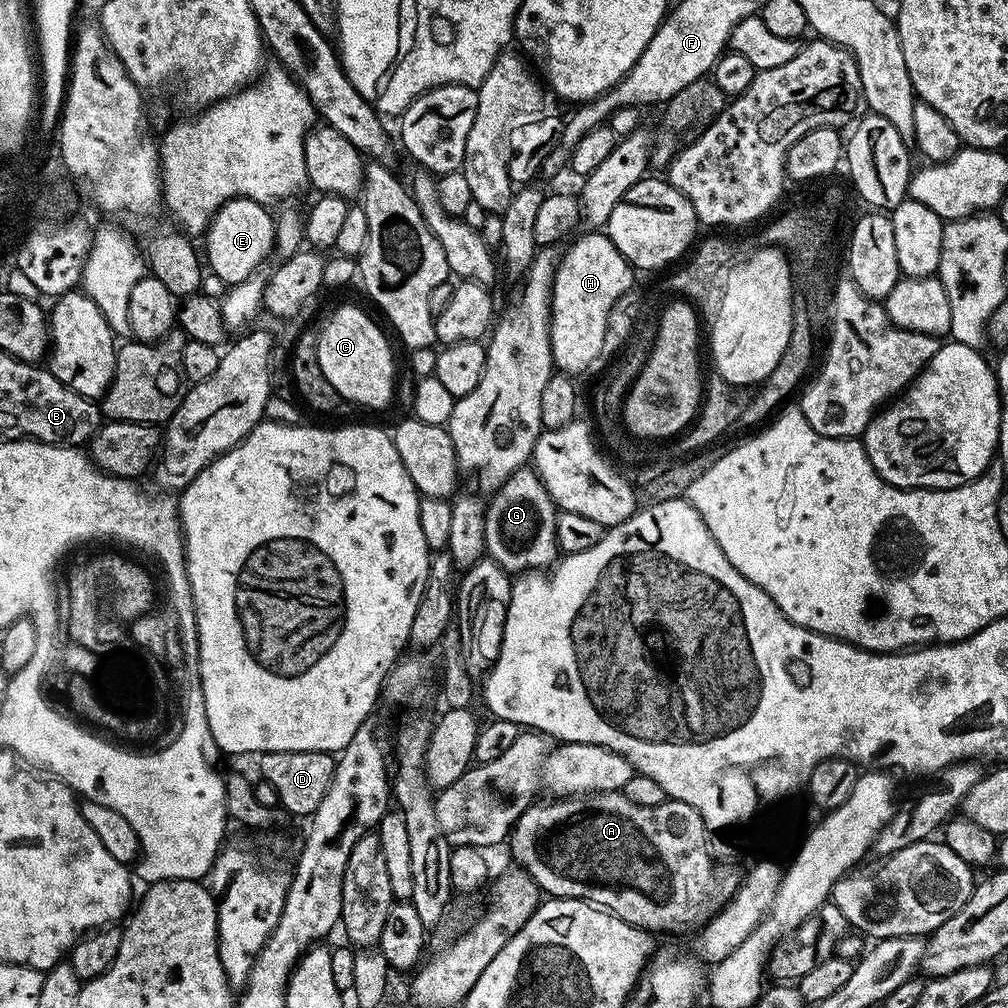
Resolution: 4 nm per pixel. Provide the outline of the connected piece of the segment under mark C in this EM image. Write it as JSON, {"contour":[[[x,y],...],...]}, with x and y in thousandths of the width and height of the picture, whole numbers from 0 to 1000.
{"contour":[[[341,302],[316,330],[315,363],[319,363],[319,371],[323,371],[327,383],[335,387],[338,398],[345,400],[346,397],[361,405],[383,404],[389,397],[389,384],[393,381],[393,361],[380,327],[359,307]]]}

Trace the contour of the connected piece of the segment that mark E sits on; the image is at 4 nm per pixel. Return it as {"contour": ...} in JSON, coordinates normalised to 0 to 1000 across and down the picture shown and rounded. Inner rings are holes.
{"contour":[[[235,194],[233,198],[224,199],[206,219],[204,262],[208,270],[215,273],[222,283],[229,284],[240,280],[257,267],[254,265],[266,253],[268,255],[271,253],[274,245],[274,219],[271,211],[268,212],[266,209],[261,202]]]}

